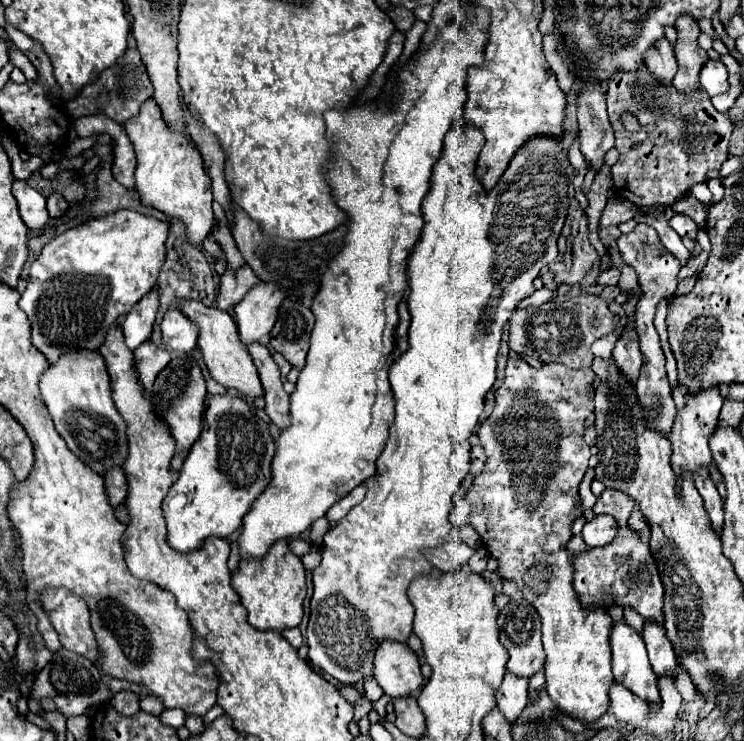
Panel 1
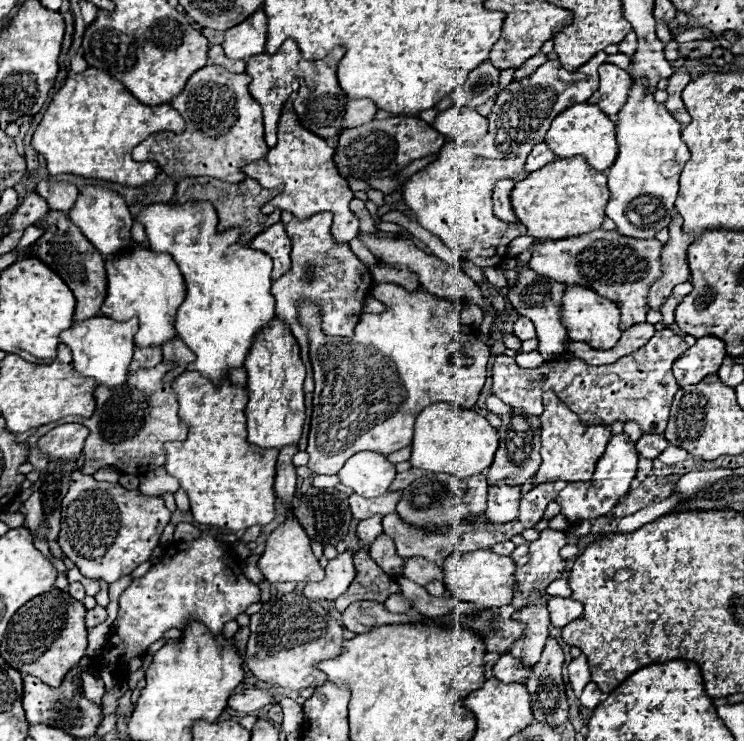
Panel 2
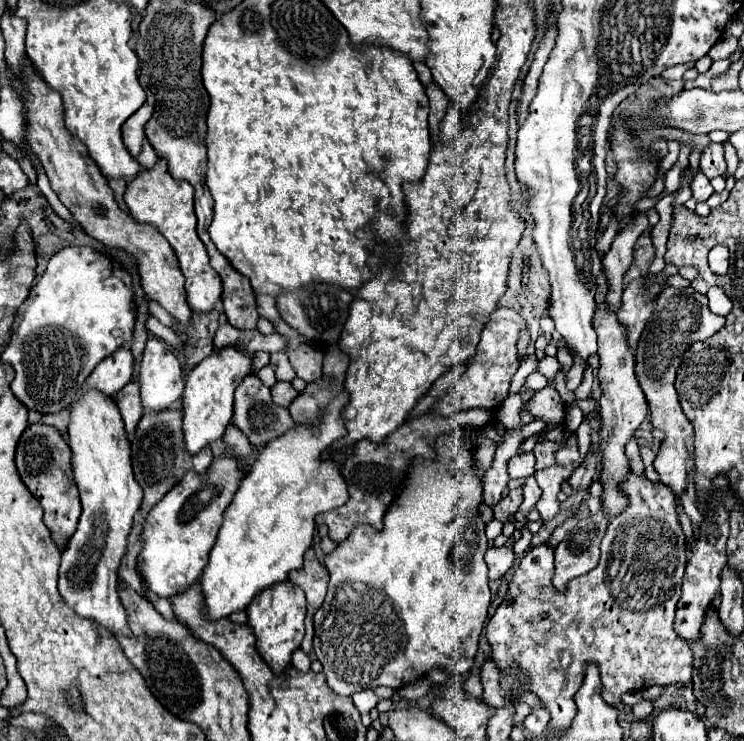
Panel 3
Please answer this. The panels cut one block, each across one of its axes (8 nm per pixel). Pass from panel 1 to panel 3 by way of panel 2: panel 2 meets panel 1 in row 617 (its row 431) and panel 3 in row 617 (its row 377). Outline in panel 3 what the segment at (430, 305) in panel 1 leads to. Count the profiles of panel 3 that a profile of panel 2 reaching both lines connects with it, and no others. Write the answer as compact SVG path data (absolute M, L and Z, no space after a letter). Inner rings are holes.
M470 448L462 450L462 472L458 472L458 460L450 460L448 478L442 474L440 460L428 462L422 460L422 464L414 464L414 472L410 472L410 484L406 486L406 492L398 496L398 504L386 512L386 524L382 532L374 532L374 528L354 528L352 536L348 536L332 554L326 554L324 566L330 572L330 584L328 594L322 602L322 606L314 614L314 652L318 660L324 666L324 674L328 680L328 686L340 694L340 696L352 696L354 692L366 690L366 688L378 688L378 686L390 686L394 690L400 690L414 682L416 678L426 676L432 668L442 668L450 676L466 676L474 664L474 656L478 652L478 638L484 628L488 606L490 606L490 588L488 588L488 568L484 562L484 552L488 550L488 540L484 534L484 524L478 522L478 516L474 516L474 508L482 502L482 480L474 480L474 474L470 472Z

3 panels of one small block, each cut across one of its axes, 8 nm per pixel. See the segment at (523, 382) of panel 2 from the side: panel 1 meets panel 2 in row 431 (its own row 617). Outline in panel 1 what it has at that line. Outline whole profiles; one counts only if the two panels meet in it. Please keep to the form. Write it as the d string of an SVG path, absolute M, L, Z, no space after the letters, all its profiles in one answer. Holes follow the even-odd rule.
M610 488L598 496L594 514L614 516L618 522L618 534L610 544L602 548L590 548L586 552L574 554L574 590L580 598L582 608L586 610L608 610L610 604L616 602L620 606L634 608L644 618L644 622L652 620L664 624L664 586L660 580L658 564L650 552L648 540L644 540L638 532L632 532L628 526L634 504L634 498Z

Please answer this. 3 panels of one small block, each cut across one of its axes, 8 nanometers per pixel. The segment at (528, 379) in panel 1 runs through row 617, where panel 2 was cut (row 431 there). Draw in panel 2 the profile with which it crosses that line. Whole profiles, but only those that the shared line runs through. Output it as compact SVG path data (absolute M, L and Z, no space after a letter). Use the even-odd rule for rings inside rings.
M544 392L544 412L540 416L540 440L542 440L542 466L532 476L532 486L538 486L540 482L586 482L592 478L594 466L598 458L604 454L604 448L610 440L610 428L608 426L586 426L580 422L580 418L568 410L568 406L552 392Z

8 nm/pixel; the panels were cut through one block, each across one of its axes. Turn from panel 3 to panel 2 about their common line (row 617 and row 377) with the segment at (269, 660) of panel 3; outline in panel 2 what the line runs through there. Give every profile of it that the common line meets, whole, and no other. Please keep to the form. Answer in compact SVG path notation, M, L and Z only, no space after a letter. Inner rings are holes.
M274 318L268 328L264 328L244 362L248 372L248 442L260 448L276 448L298 444L304 428L304 378L306 368L300 360L300 348L296 338L290 334L282 320Z

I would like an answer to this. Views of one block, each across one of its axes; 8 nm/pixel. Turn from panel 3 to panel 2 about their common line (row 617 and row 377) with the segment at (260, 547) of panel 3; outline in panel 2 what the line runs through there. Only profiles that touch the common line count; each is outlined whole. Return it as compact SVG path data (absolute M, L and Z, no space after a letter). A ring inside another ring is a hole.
M192 202L186 204L152 204L136 216L138 222L144 224L146 236L150 242L150 250L156 254L172 254L176 264L182 270L182 276L188 286L186 300L180 304L176 312L176 334L178 338L196 354L196 360L186 366L190 372L200 372L210 378L214 384L220 384L232 368L242 368L256 334L266 328L274 320L274 296L270 294L272 286L272 260L268 254L247 246L236 246L240 238L240 230L230 228L226 232L218 232L218 216L210 202Z

